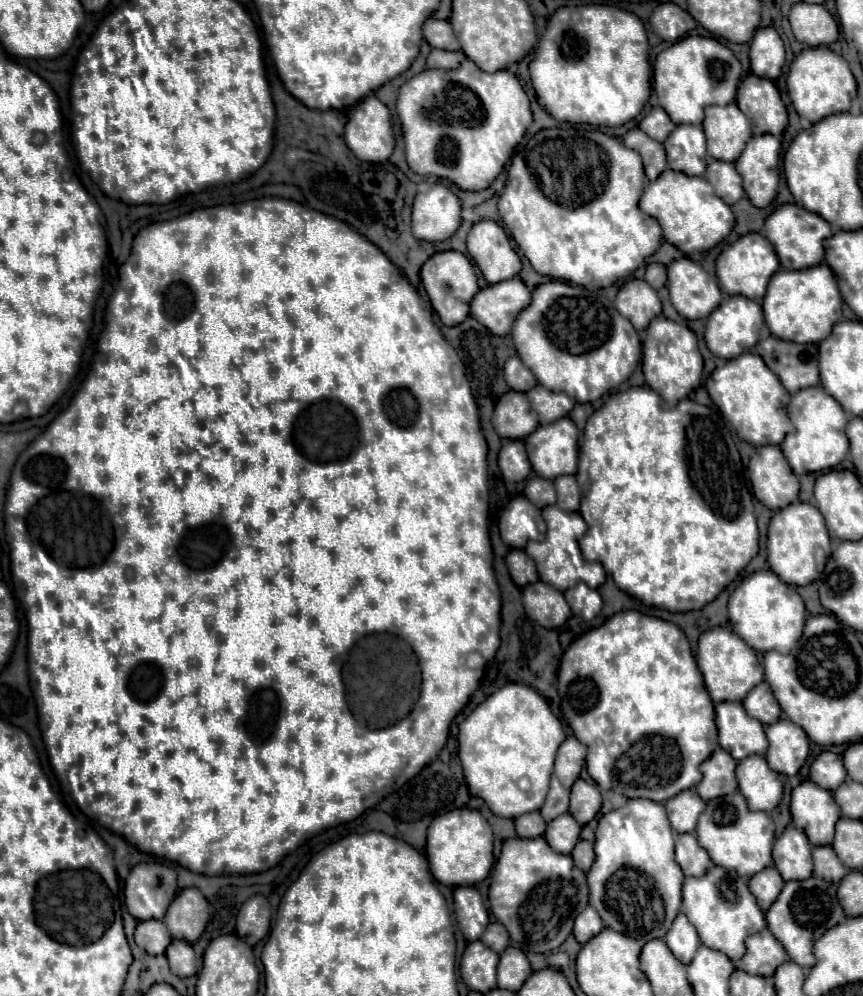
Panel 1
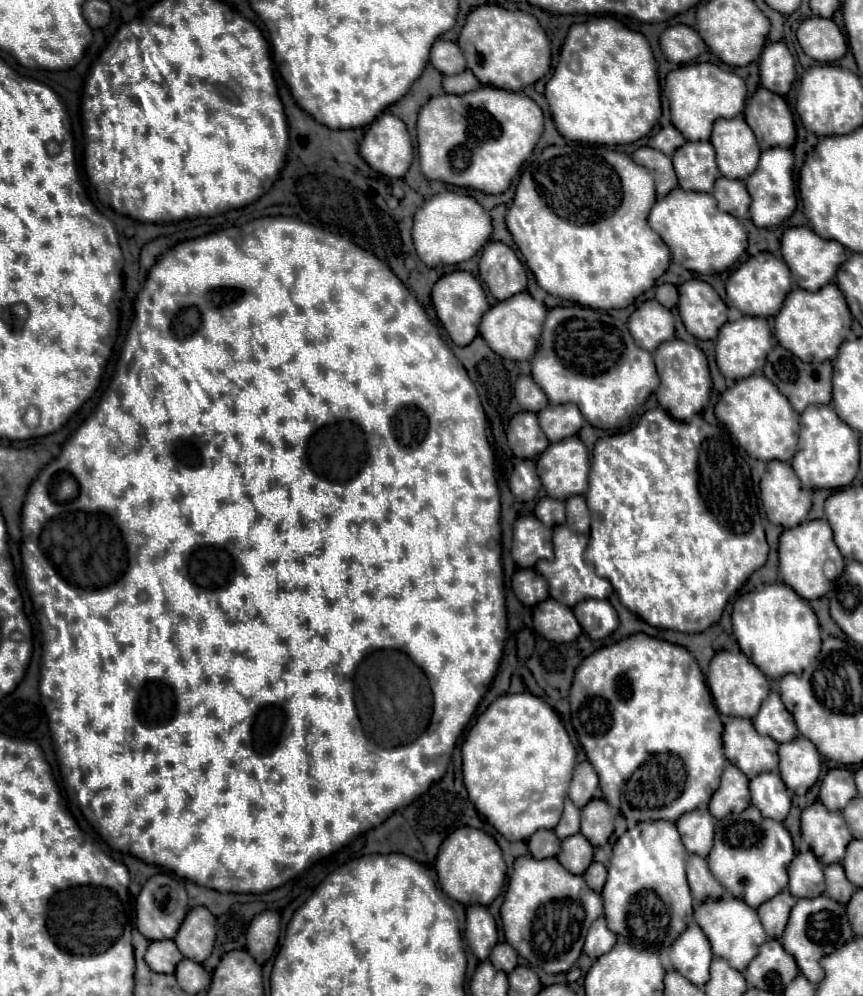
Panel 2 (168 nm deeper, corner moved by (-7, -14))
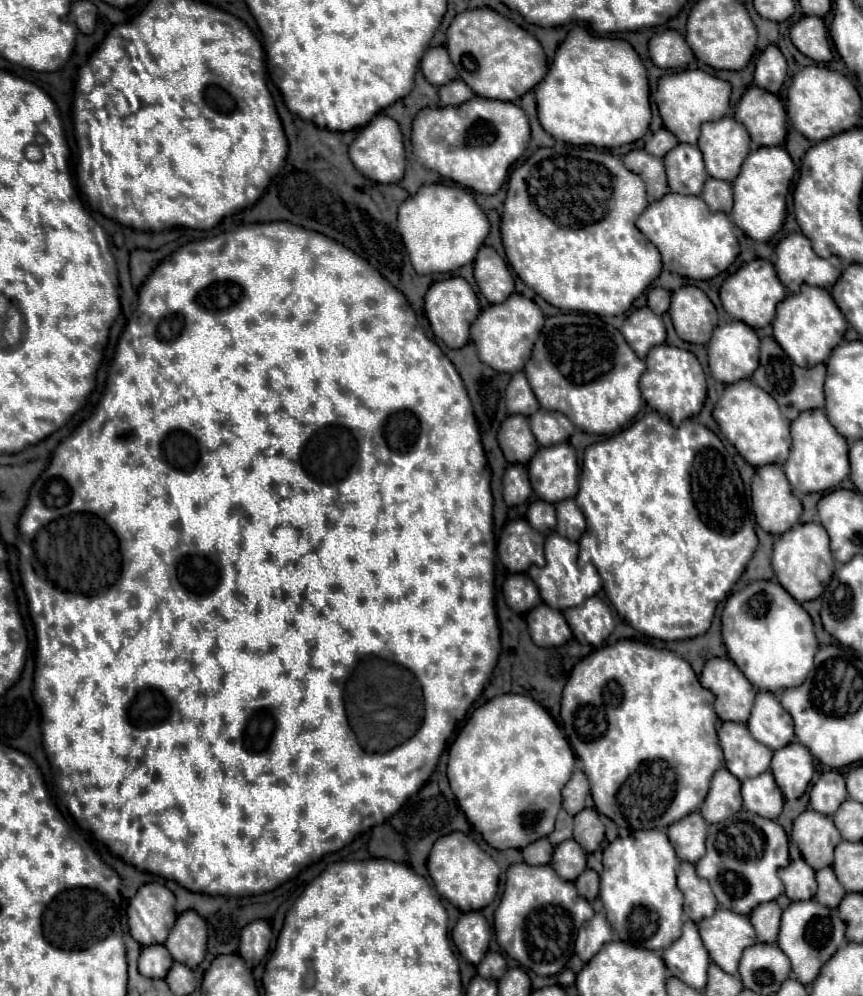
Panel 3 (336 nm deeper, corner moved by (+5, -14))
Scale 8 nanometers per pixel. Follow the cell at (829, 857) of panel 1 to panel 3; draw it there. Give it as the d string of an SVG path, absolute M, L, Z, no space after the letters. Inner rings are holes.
M825 867L825 869L817 871L817 885L819 885L819 889L817 889L815 899L819 903L823 903L825 907L831 907L831 909L839 907L839 903L845 895L845 889L835 879L835 873L833 873L831 867Z

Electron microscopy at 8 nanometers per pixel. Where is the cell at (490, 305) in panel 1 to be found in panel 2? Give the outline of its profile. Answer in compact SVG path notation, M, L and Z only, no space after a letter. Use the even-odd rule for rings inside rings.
M521 291L519 295L513 295L511 299L493 305L487 311L487 315L483 315L479 333L497 355L513 361L529 361L539 347L545 315L547 315L547 307L543 303L537 303L527 291Z

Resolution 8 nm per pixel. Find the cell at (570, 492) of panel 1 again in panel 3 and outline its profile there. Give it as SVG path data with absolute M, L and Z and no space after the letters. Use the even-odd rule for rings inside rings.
M565 499L555 505L557 509L557 533L565 539L579 541L585 531L585 519L573 499Z

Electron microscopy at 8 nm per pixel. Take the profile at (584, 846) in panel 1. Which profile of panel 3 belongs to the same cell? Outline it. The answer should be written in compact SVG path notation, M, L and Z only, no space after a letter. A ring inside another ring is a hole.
M587 869L583 871L583 875L579 875L579 879L575 881L575 887L579 895L583 895L587 901L595 901L599 893L599 875L593 869Z

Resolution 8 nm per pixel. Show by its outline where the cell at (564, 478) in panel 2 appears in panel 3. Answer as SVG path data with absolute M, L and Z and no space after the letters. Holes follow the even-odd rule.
M569 443L541 447L529 463L529 477L537 497L547 503L559 503L575 497L579 487L575 449Z

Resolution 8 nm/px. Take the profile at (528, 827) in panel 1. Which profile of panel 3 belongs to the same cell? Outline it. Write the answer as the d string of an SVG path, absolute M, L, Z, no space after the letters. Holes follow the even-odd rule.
M539 839L531 845L527 845L525 849L521 849L525 863L531 863L531 865L547 865L551 861L553 851L555 851L555 847L551 847L551 843L547 839Z

